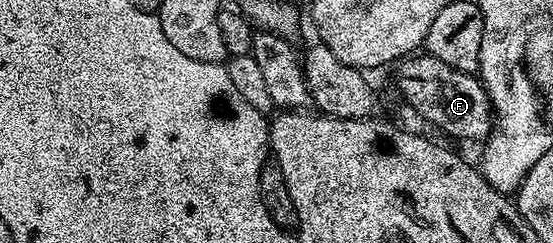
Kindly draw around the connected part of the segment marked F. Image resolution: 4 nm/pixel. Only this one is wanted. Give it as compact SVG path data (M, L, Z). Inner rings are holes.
M414 53L400 60L395 69L402 97L423 118L430 119L455 139L484 141L489 138L495 127L493 106L489 103L490 95L476 74L455 69L447 65L447 61L439 61L439 57L428 53Z

